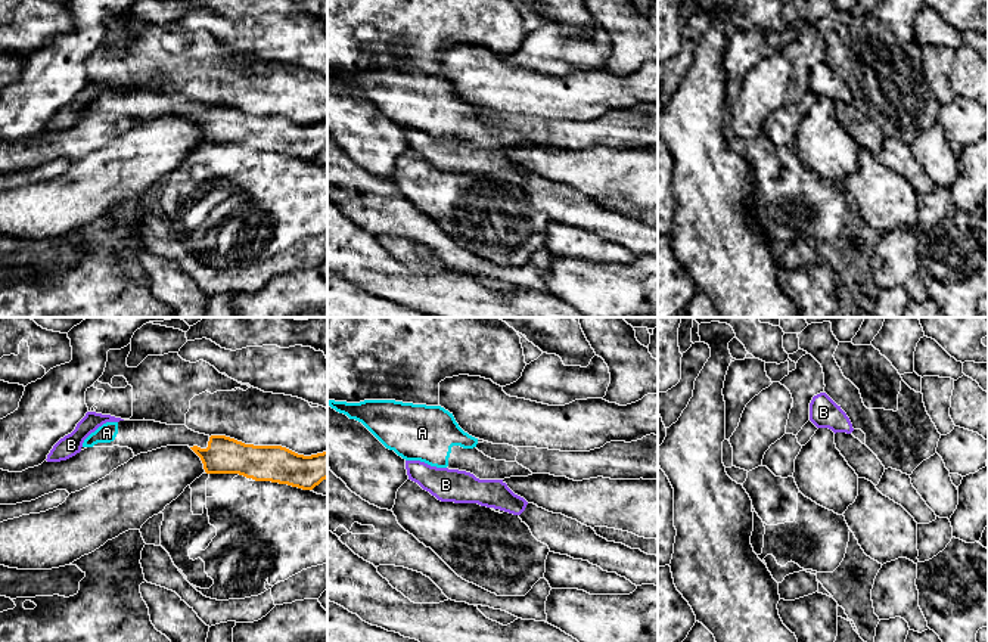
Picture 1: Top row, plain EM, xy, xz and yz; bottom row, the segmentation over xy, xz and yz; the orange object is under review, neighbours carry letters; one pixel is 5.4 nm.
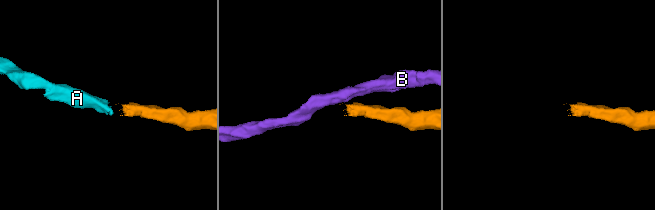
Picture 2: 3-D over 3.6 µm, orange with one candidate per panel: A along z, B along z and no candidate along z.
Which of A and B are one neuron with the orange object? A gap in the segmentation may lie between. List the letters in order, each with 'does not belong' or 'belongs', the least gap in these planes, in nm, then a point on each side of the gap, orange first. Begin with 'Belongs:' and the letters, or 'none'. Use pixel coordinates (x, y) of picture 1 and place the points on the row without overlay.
Belongs: A
A: belongs | 400 nm | xy (190, 117), (117, 102)
B: does not belong | 400 nm | xy (190, 117), (123, 89)

